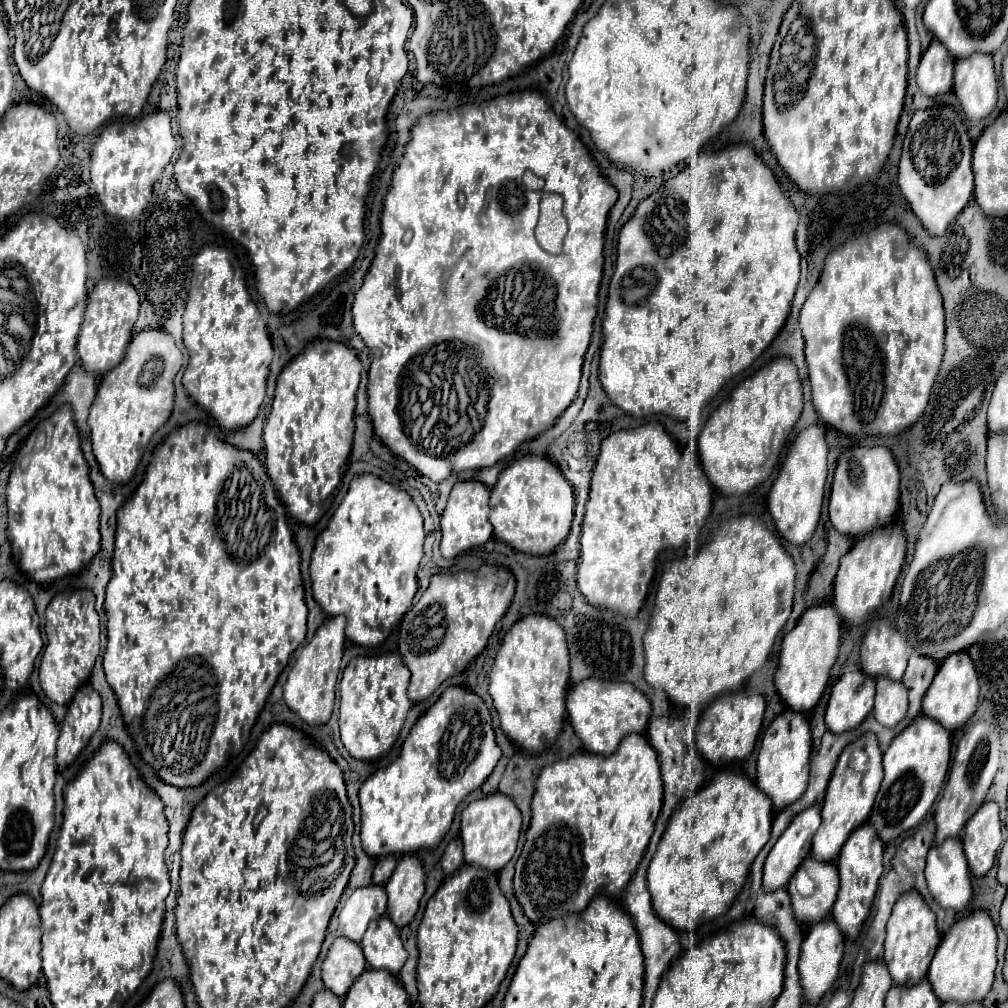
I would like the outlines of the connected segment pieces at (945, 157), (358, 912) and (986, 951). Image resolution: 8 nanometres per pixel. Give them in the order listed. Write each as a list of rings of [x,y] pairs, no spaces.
[[[950,106],[920,110],[912,116],[898,172],[898,186],[924,228],[942,236],[948,224],[964,210],[974,192],[972,140],[960,114]]]
[[[370,884],[366,888],[358,888],[346,900],[346,904],[338,916],[338,922],[340,922],[344,936],[360,944],[370,920],[384,916],[386,900],[388,900],[388,896],[384,892],[384,886]]]
[[[974,910],[970,916],[958,920],[942,938],[936,956],[928,970],[928,982],[940,1002],[956,1000],[960,1004],[982,1002],[992,988],[996,972],[996,928],[988,912]]]

